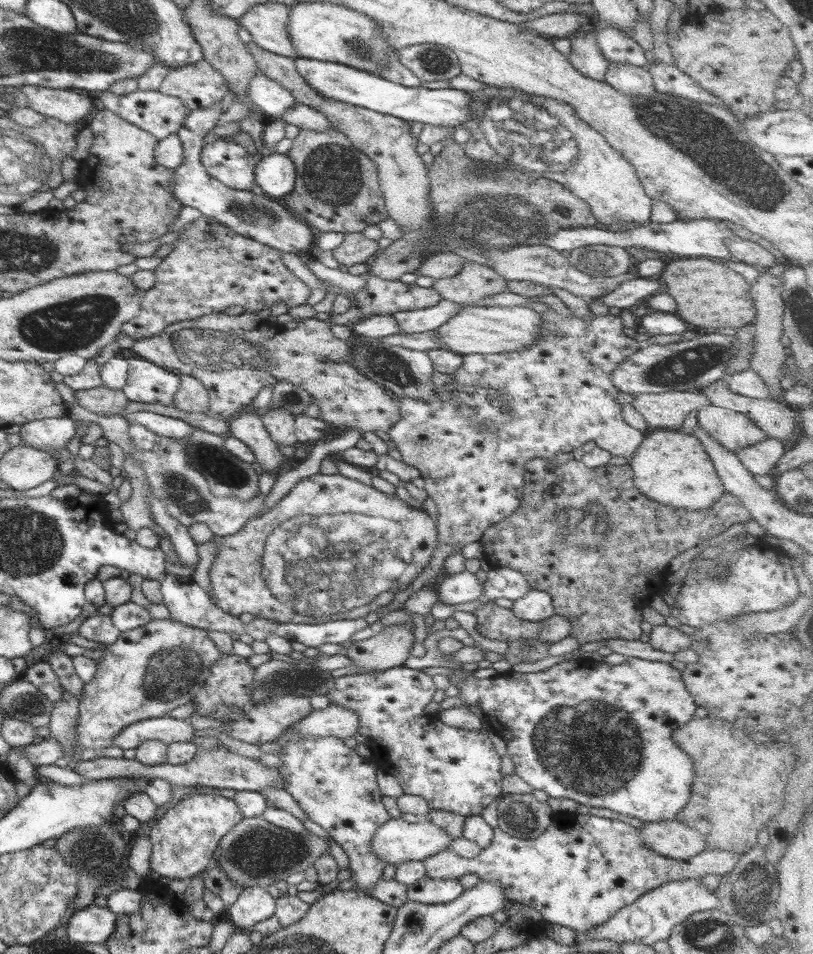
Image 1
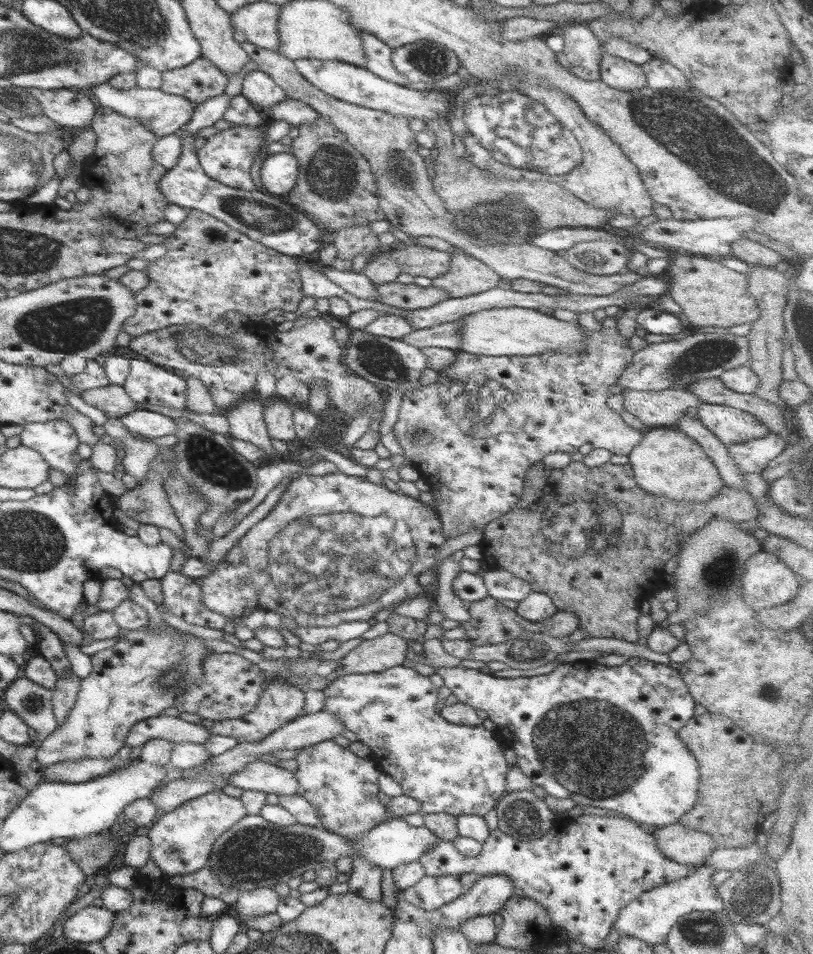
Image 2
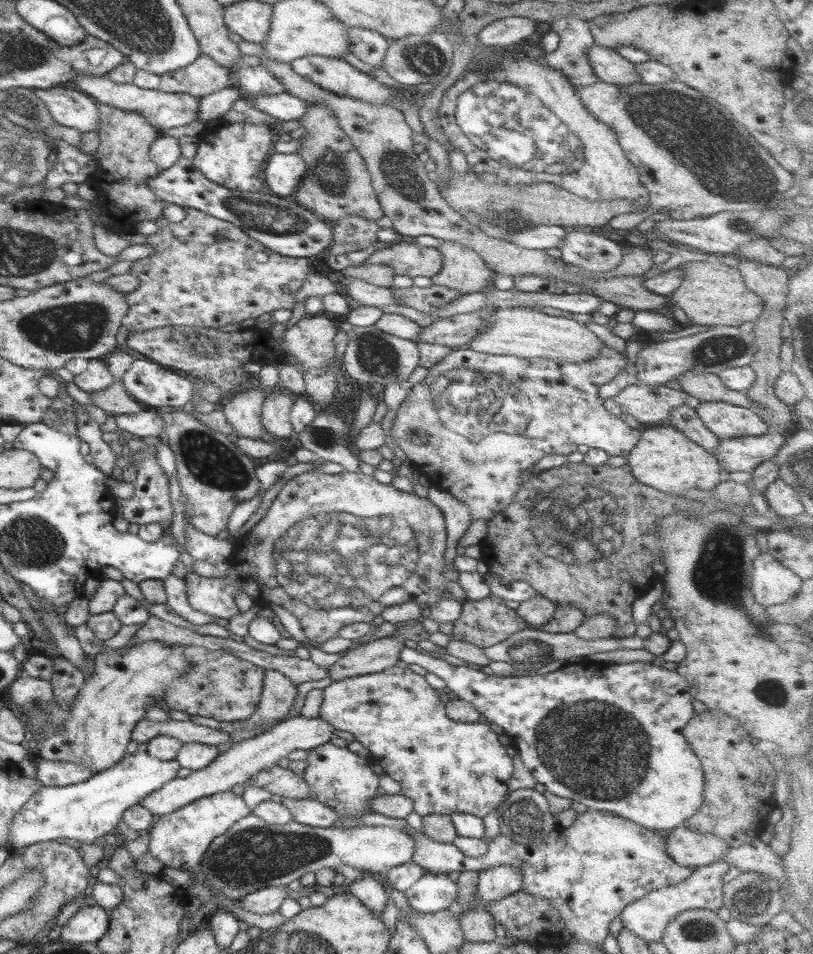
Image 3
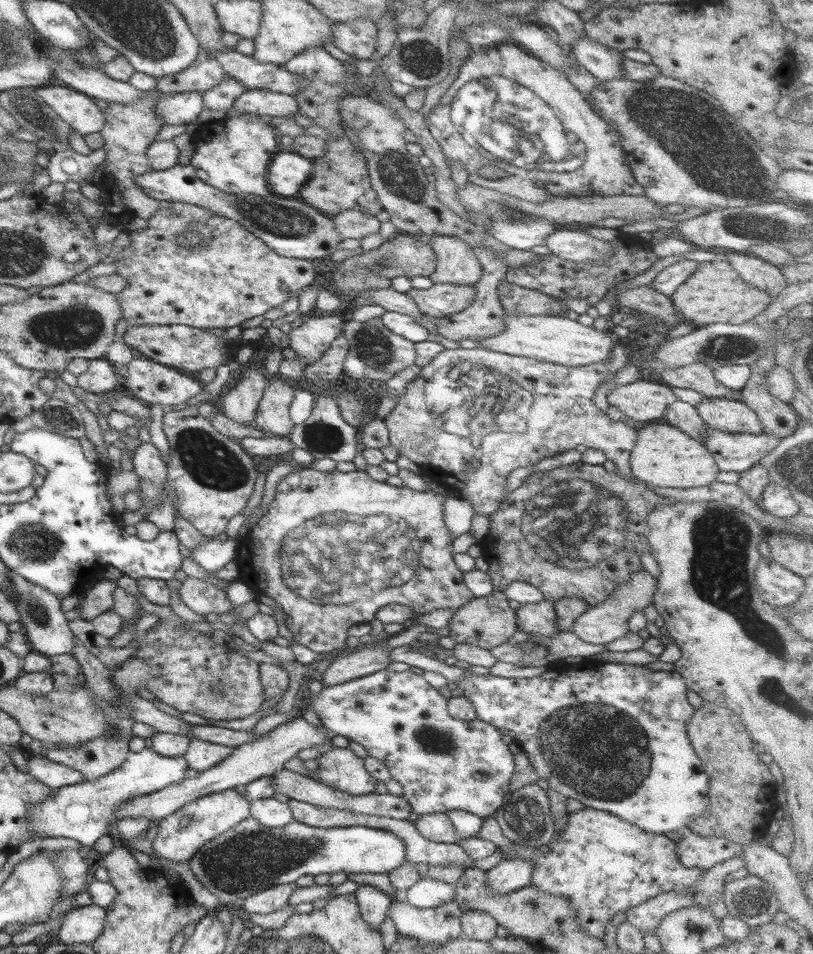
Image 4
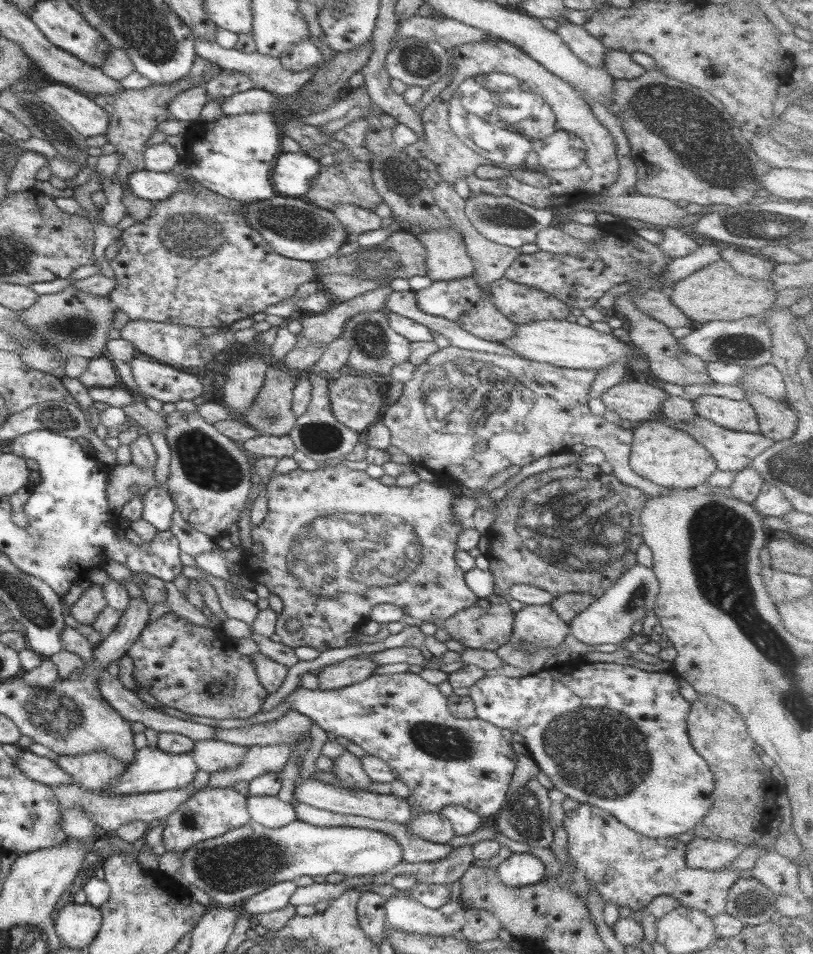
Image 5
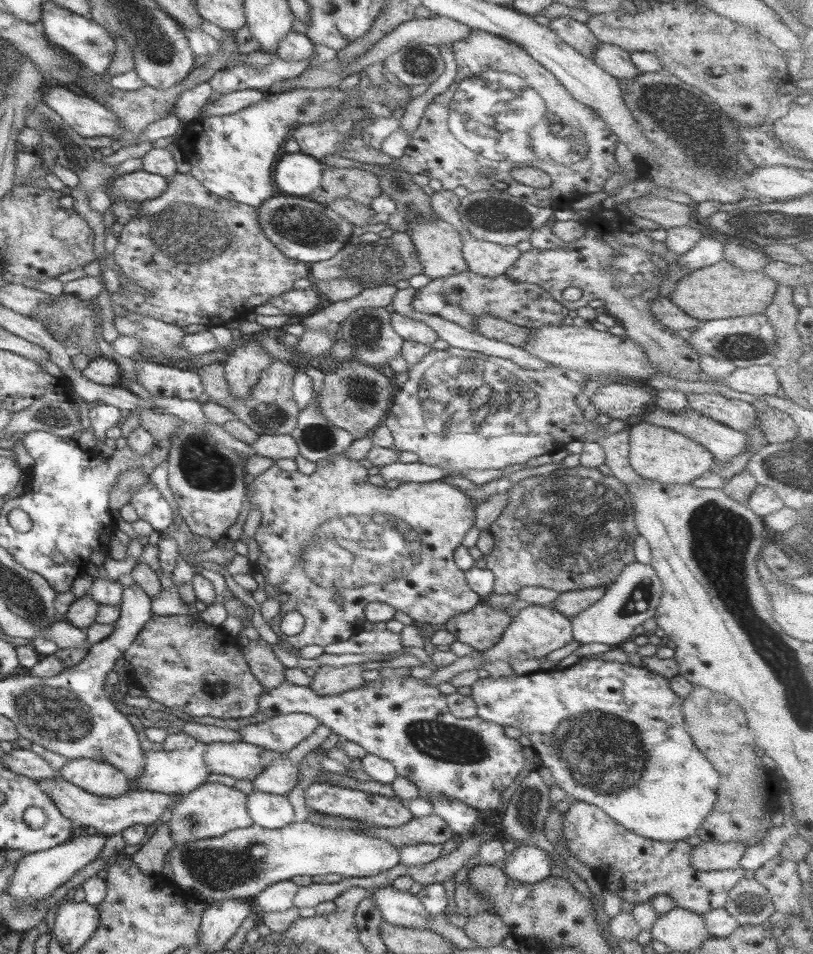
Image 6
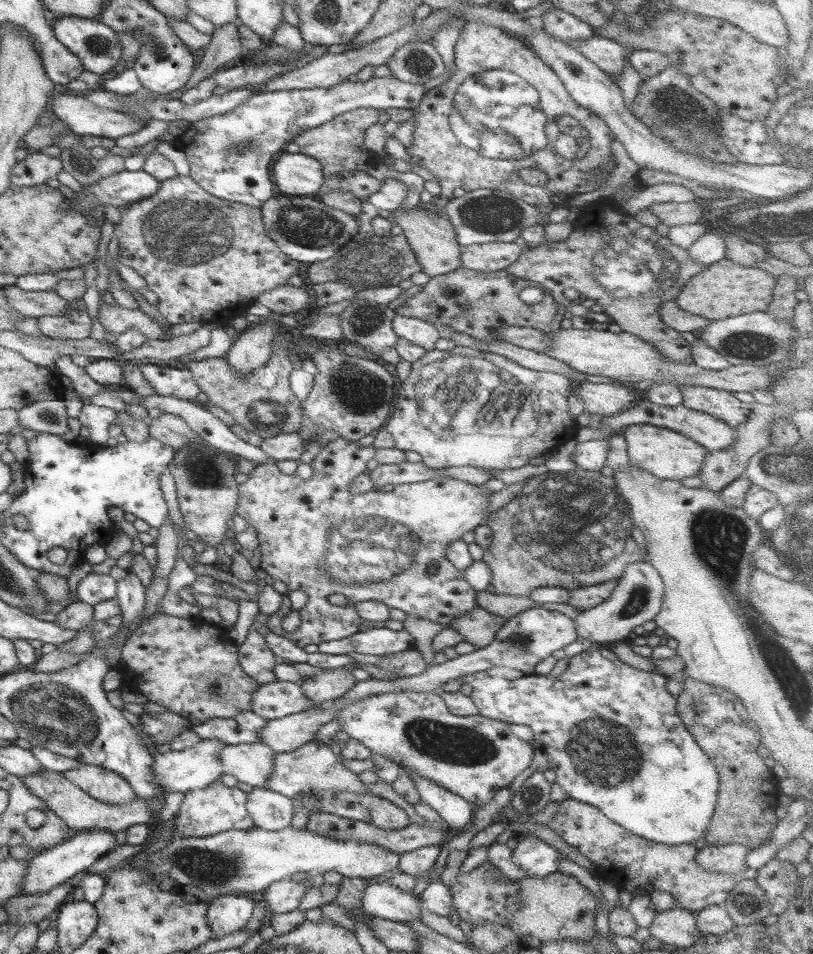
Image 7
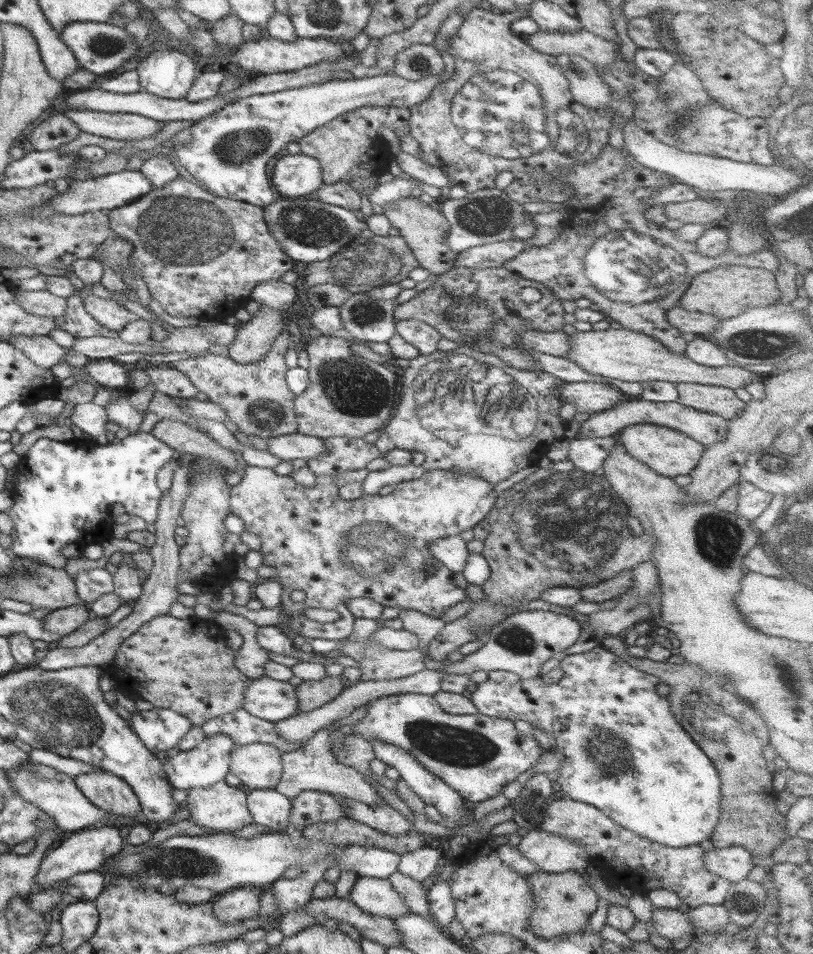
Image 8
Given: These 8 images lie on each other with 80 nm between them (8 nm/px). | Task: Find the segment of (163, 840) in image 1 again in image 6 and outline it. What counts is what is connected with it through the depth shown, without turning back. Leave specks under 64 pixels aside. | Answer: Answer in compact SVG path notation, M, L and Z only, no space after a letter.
M204 783L192 792L180 796L171 810L171 819L167 822L169 836L174 845L185 844L199 839L215 838L229 830L245 829L252 821L246 810L246 796L243 792L228 788L223 784Z

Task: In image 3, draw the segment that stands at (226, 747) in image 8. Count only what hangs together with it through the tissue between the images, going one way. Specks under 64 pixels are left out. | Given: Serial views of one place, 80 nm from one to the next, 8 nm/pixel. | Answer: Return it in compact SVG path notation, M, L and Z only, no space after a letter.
M136 751L131 755L124 755L107 770L93 773L85 782L68 786L41 786L11 819L5 848L16 851L21 847L62 838L85 845L97 842L104 835L115 831L124 810L158 790L162 784L175 779L175 772L179 767L175 759L162 761L149 756L145 751Z

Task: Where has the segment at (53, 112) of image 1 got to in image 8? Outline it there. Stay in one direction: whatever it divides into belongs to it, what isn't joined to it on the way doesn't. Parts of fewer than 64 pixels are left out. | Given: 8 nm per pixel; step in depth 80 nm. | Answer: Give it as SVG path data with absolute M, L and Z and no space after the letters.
M63 109L66 116L77 125L81 132L111 138L111 140L141 140L154 136L162 122L137 114L103 113L91 110Z

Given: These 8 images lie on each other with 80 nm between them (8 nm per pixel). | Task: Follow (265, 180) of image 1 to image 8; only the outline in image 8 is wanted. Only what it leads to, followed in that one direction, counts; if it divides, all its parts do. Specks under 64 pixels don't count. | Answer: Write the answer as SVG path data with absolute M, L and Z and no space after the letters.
M297 153L283 155L272 168L270 184L280 197L311 197L323 184L315 158Z

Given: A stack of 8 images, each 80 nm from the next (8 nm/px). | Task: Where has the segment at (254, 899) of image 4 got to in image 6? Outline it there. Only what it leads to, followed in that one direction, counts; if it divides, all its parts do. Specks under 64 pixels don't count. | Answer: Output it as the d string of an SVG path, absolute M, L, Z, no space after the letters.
M290 880L274 882L250 899L251 910L262 913L283 912L293 905L298 886Z

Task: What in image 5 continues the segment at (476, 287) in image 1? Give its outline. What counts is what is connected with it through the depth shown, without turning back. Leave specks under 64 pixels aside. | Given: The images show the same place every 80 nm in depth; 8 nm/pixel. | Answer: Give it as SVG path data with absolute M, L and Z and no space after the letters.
M451 227L415 233L424 248L427 278L448 281L469 276L473 272L460 233Z

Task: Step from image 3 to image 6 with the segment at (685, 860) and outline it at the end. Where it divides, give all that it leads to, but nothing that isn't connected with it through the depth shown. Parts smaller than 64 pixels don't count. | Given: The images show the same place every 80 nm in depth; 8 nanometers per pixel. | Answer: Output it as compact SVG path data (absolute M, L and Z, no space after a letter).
M700 842L692 848L691 868L701 871L734 870L739 867L746 847L737 842Z

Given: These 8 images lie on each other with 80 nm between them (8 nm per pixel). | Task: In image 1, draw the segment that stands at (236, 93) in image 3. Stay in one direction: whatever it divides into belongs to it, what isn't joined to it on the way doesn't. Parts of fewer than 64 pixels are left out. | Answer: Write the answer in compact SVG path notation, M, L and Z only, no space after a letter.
M221 104L209 108L191 110L177 129L176 135L182 146L182 161L172 171L169 190L173 198L182 206L191 206L201 215L212 218L229 230L250 238L259 244L279 252L303 252L313 250L316 234L305 222L298 219L291 211L271 202L272 198L255 195L251 191L227 188L224 184L210 177L201 164L199 155L202 149L201 139L209 132L221 114Z

